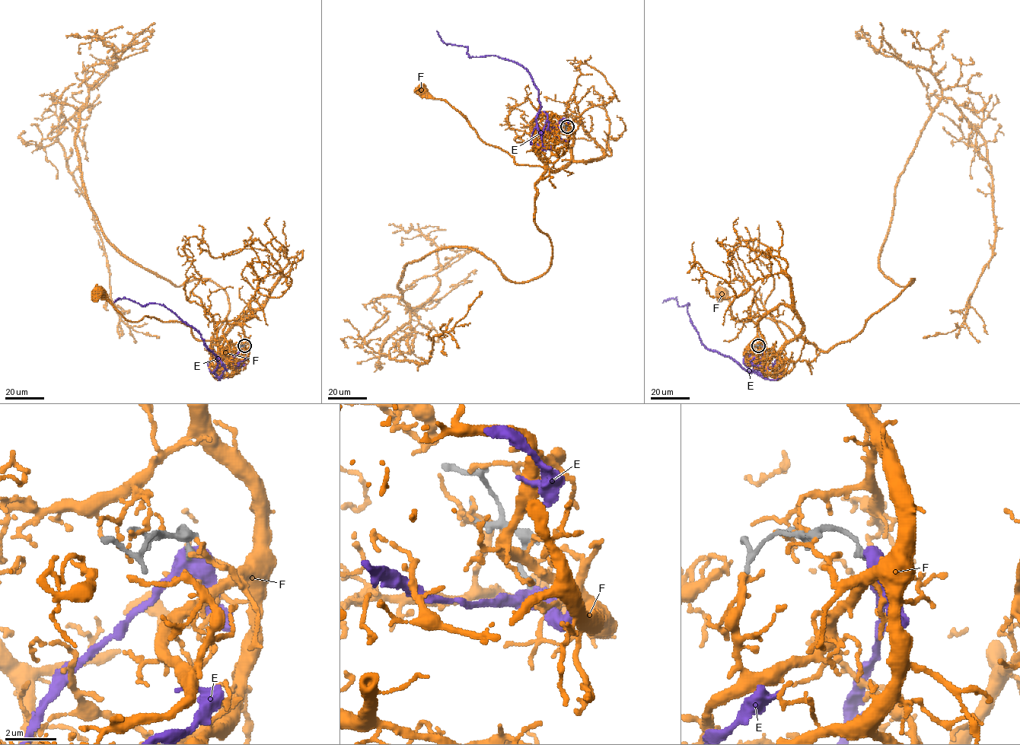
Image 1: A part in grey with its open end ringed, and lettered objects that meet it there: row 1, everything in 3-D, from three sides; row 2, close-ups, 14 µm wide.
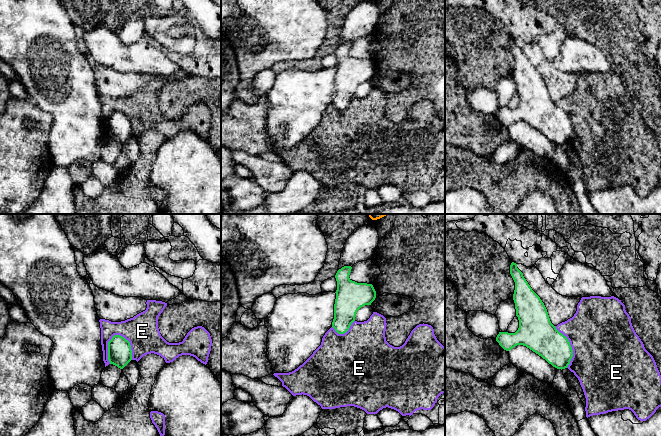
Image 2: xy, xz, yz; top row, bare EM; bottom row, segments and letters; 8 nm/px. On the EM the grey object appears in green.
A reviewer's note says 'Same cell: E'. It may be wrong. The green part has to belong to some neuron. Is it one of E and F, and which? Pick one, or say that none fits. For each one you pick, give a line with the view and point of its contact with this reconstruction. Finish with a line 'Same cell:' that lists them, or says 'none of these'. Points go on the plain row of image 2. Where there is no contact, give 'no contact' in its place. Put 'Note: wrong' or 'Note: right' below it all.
Same cell: none of these
Note: wrong

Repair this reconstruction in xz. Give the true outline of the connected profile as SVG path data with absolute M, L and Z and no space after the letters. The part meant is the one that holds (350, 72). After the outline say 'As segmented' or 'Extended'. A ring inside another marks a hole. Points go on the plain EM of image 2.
M344 42L335 51L337 57L332 103L338 110L346 109L355 97L357 87L371 81L376 74L372 60L357 59L349 54L351 42Z. As segmented

